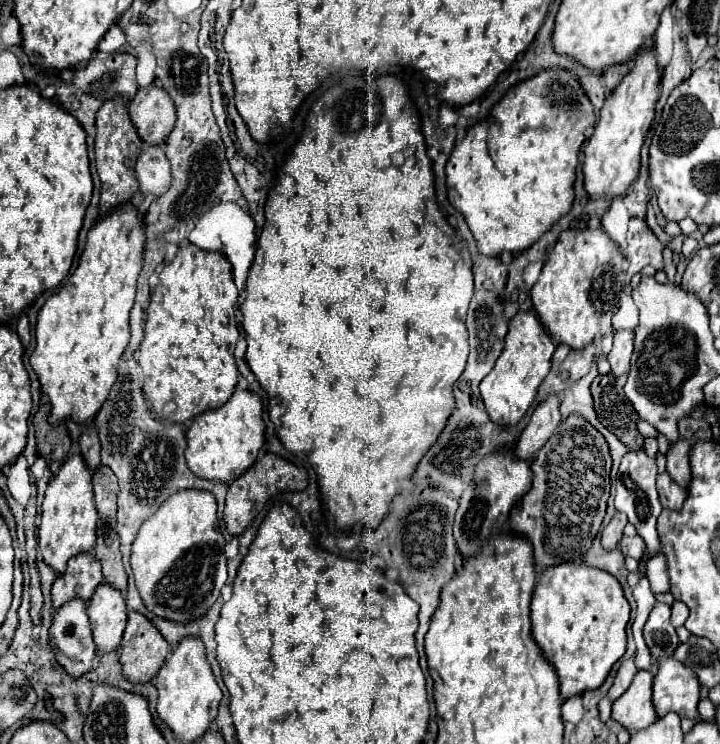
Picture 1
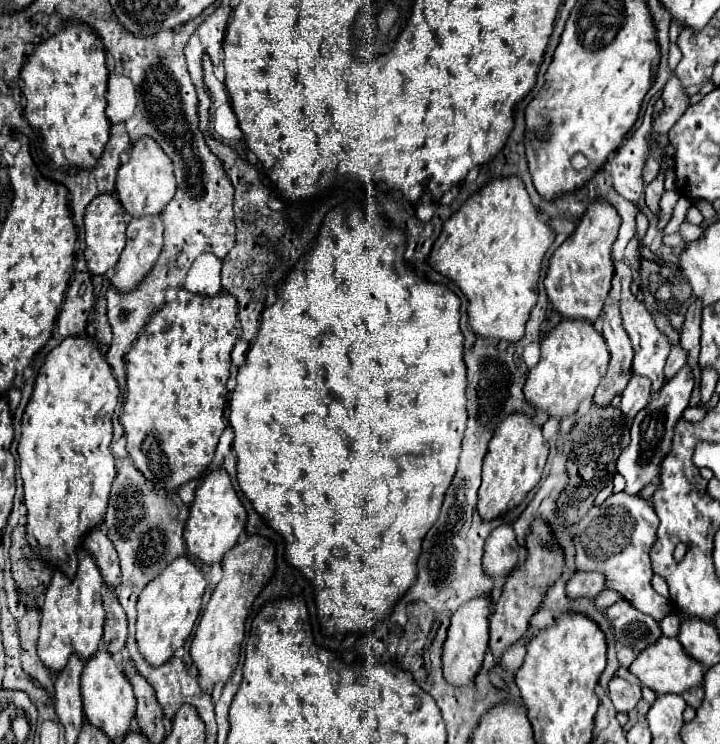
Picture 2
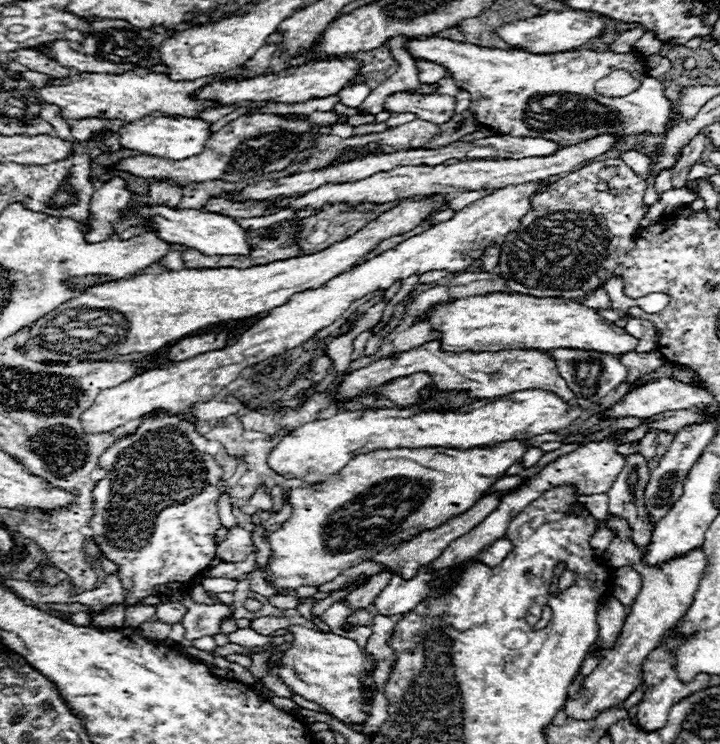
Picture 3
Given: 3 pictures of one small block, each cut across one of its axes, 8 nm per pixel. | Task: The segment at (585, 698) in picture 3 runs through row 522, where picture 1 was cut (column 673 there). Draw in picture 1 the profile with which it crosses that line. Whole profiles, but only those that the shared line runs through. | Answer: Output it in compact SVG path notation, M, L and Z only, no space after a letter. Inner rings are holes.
M674 602L672 604L672 624L678 628L683 626L688 618L688 606L684 602Z

